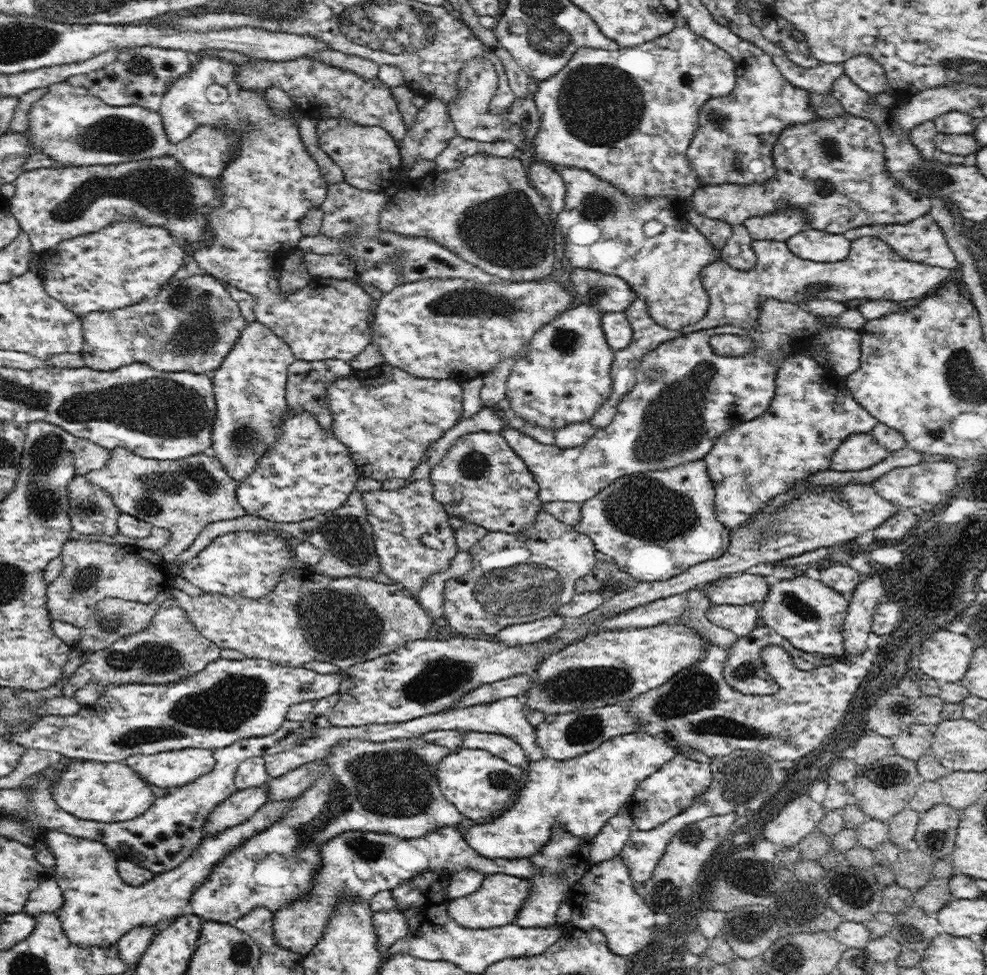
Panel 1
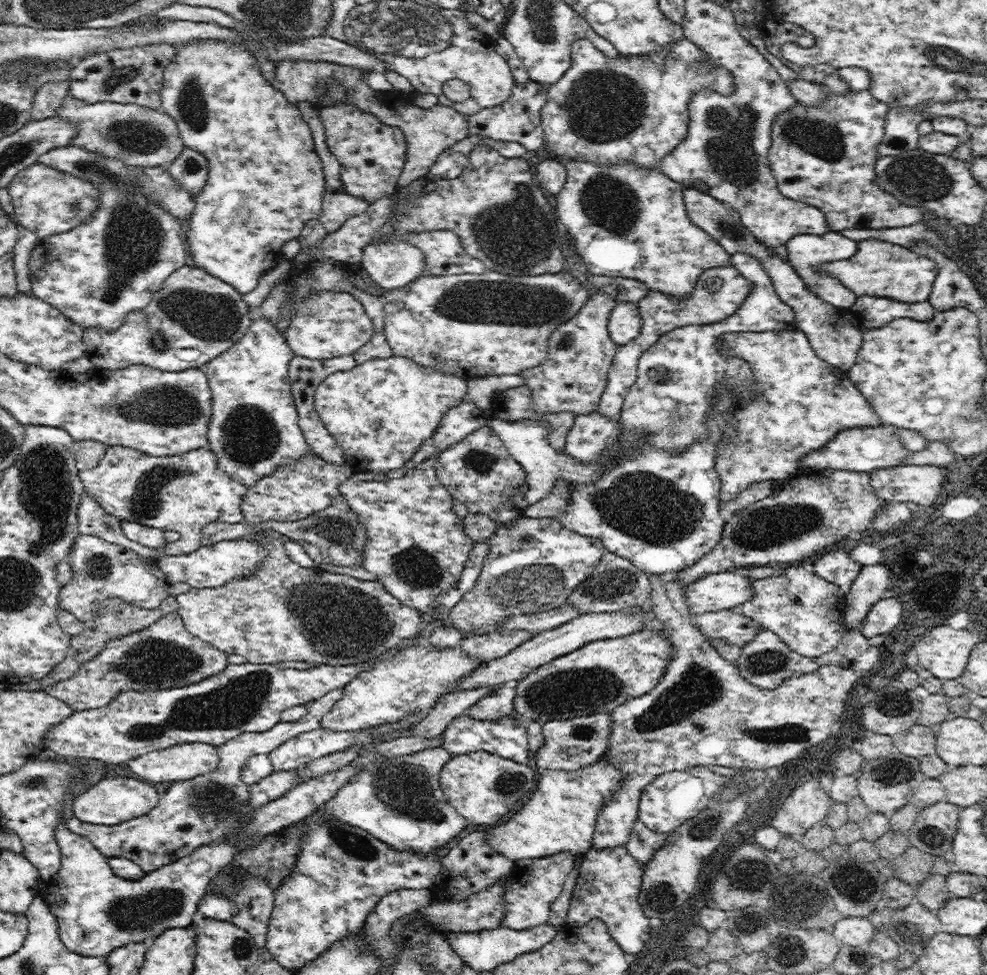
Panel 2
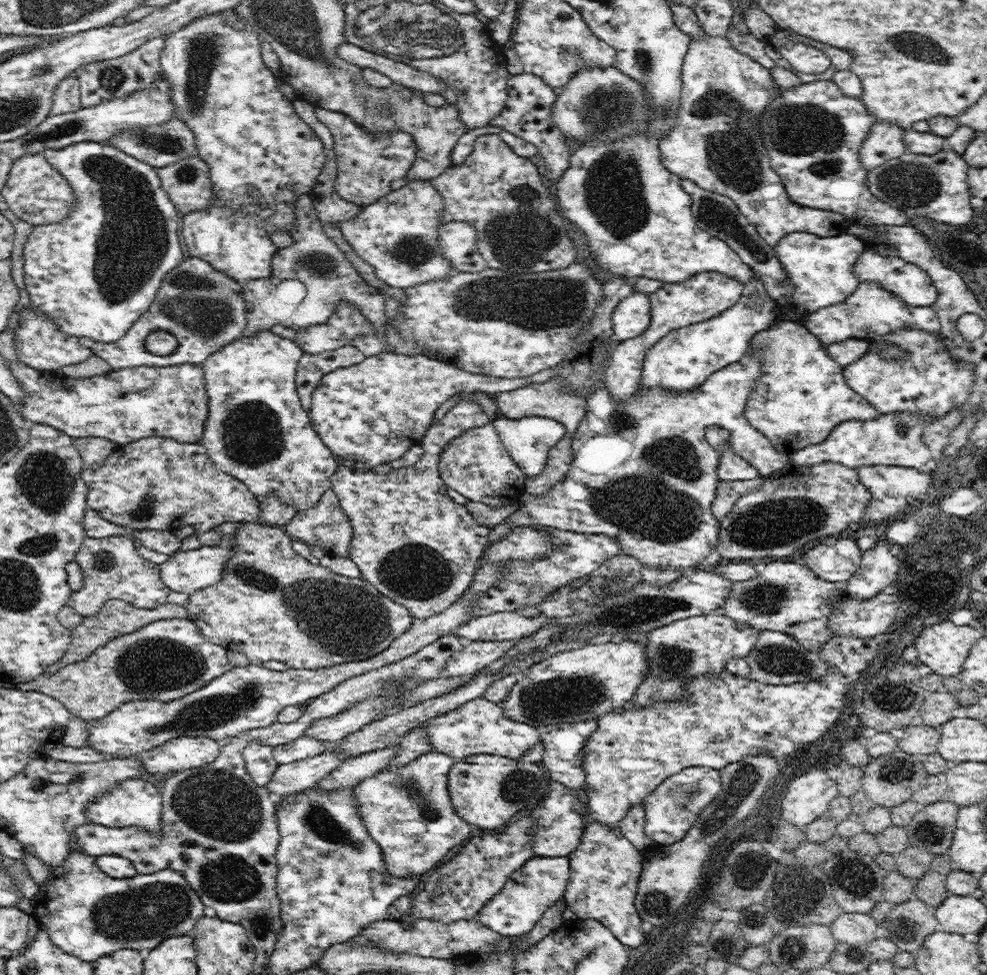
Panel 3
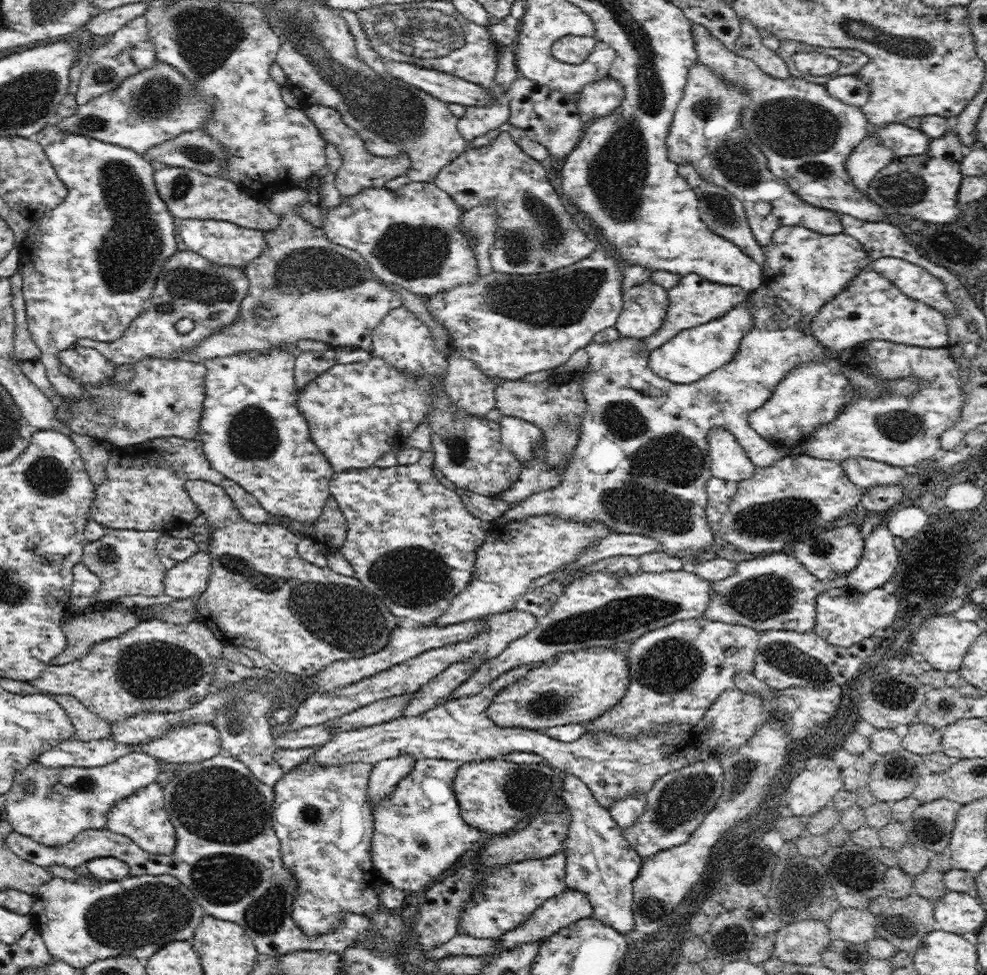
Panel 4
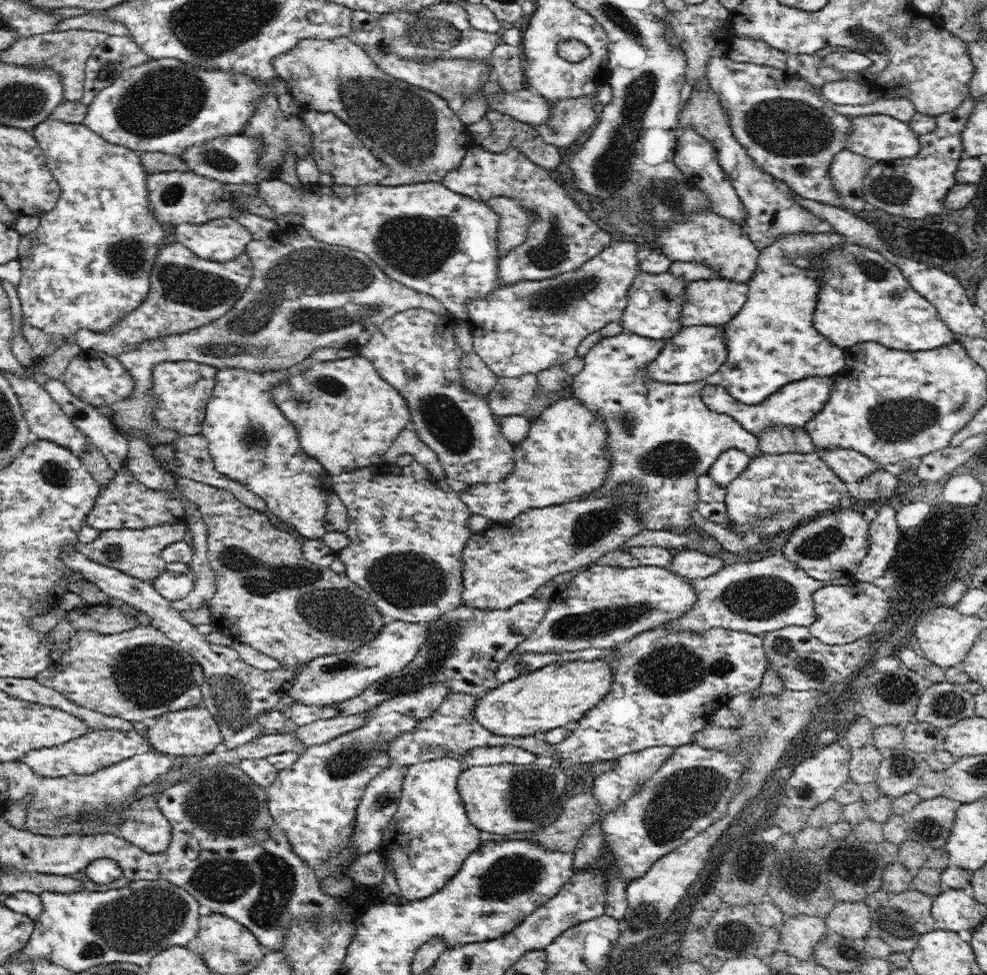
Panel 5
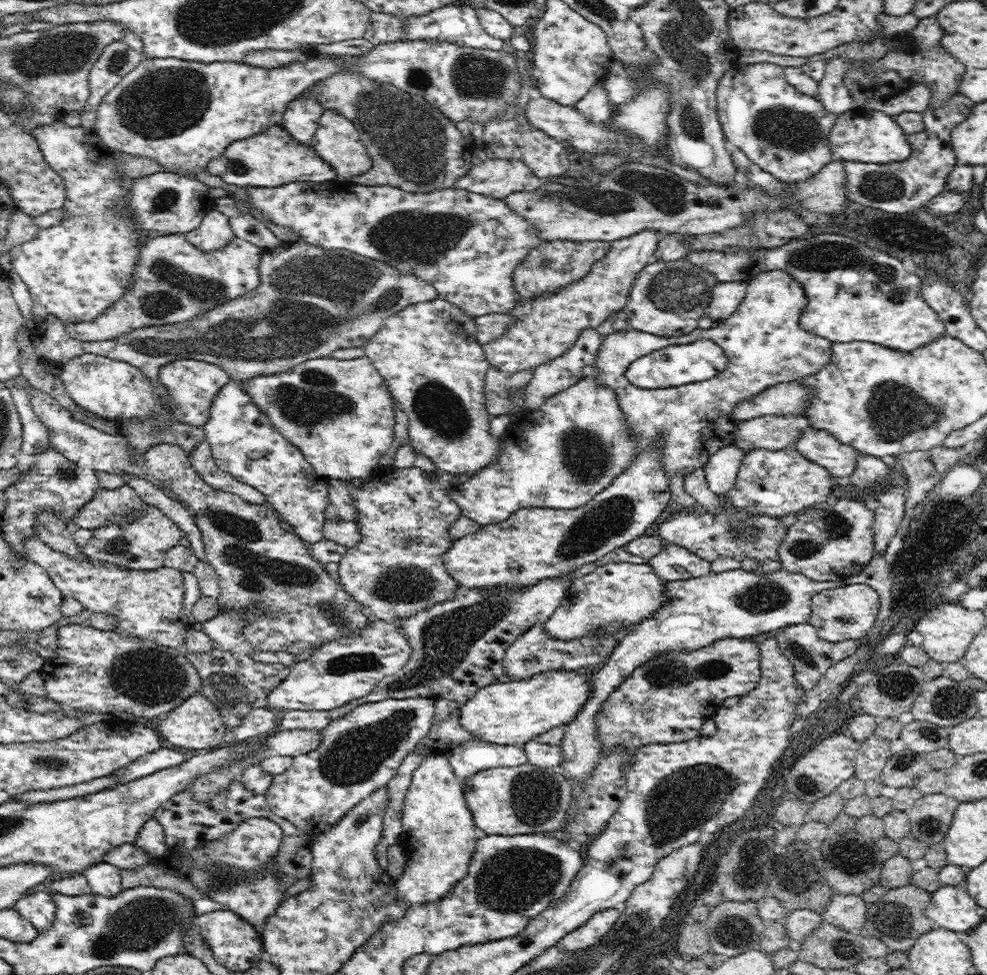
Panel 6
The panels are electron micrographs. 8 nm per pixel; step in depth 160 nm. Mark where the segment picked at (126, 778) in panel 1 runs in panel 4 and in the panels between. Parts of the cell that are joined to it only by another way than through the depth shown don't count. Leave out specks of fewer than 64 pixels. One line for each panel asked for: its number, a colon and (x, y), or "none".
2: (111, 801)
3: (134, 802)
4: (142, 817)

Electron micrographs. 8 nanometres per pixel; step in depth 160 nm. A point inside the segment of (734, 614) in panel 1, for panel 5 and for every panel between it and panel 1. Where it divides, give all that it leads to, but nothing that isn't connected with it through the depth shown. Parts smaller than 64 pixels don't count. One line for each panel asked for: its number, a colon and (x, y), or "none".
2: (730, 625)
3: (701, 645)
4: (676, 673)
5: (668, 683)

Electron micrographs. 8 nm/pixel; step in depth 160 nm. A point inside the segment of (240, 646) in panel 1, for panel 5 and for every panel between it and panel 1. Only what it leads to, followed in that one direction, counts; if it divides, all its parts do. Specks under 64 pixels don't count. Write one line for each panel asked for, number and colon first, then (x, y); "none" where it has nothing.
2: (283, 612)
3: (271, 604)
4: (260, 594)
5: (268, 595)

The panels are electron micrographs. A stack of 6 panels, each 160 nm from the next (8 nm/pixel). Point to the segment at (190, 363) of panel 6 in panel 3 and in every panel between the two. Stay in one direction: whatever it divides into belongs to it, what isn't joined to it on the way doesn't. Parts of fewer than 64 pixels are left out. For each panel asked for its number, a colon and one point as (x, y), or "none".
3: (125, 405)
4: (165, 398)
5: (181, 389)

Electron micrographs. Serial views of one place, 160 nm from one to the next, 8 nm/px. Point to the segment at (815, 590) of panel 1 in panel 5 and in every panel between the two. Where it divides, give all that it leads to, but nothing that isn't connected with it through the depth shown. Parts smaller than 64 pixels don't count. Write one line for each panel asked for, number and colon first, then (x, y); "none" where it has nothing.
2: (807, 612)
3: (785, 596)
4: (776, 591)
5: (766, 595)

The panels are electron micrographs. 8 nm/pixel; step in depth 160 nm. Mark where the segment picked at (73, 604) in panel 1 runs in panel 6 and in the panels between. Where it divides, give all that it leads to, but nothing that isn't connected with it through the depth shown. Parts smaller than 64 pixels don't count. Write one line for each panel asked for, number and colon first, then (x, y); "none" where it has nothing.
2: (102, 570)
3: (113, 569)
4: (127, 561)
5: (137, 552)
6: (141, 543)

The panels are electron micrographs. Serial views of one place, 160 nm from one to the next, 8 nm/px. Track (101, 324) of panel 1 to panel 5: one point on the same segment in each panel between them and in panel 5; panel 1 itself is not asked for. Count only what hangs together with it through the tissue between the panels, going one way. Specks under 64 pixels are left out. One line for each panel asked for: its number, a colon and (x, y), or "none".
2: (195, 317)
3: (198, 309)
4: (190, 286)
5: (186, 291)

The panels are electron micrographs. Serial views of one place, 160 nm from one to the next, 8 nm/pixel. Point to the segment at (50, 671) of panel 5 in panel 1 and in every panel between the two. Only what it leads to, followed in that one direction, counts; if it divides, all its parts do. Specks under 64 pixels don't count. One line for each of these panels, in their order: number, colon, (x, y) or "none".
1: (170, 649)
2: (164, 655)
3: (167, 659)
4: (157, 666)

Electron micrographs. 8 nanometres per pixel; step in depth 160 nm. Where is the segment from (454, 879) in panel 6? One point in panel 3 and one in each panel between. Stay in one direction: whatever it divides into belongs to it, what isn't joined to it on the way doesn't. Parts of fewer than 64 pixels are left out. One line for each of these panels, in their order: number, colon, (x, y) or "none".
3: (408, 812)
4: (419, 833)
5: (429, 837)

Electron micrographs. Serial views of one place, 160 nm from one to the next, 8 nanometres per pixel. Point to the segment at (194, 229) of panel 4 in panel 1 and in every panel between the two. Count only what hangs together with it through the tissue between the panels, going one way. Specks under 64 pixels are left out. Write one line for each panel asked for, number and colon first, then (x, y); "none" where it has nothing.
1: (270, 183)
2: (265, 181)
3: (262, 156)

